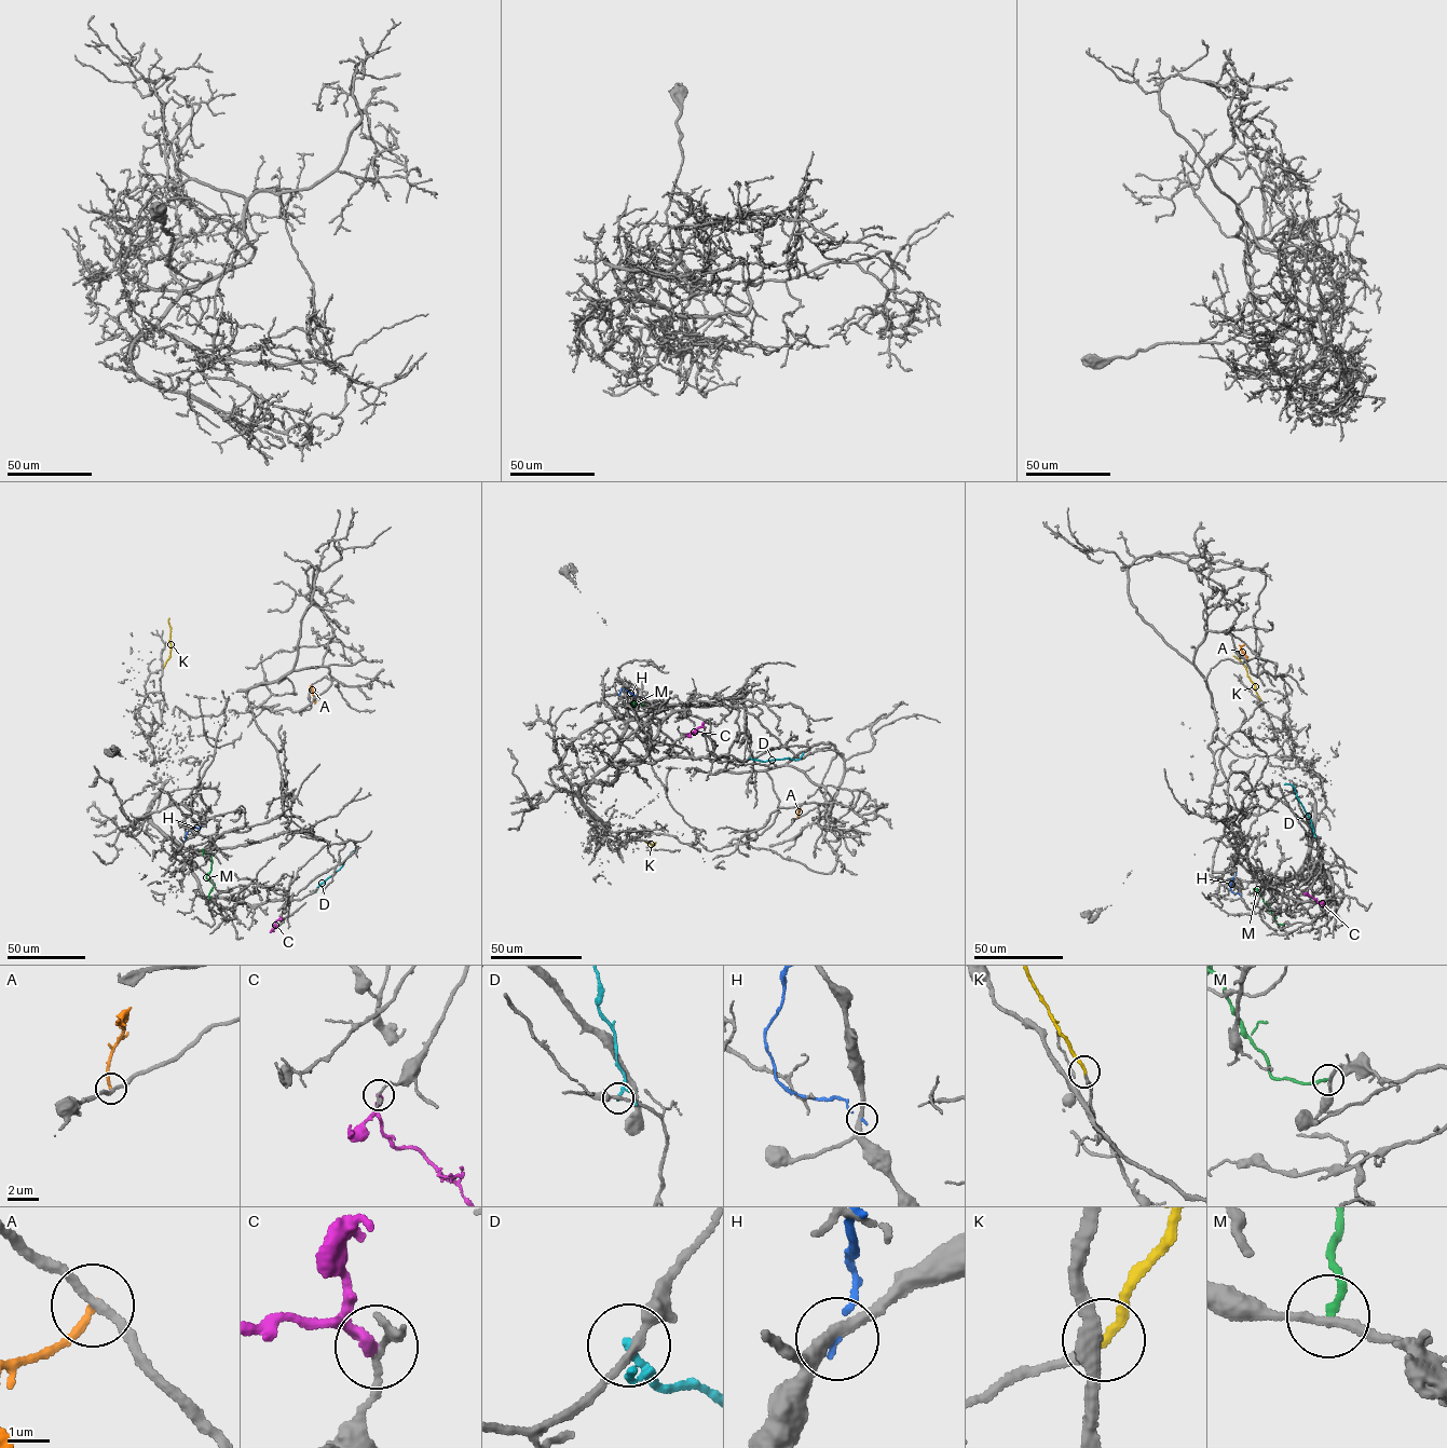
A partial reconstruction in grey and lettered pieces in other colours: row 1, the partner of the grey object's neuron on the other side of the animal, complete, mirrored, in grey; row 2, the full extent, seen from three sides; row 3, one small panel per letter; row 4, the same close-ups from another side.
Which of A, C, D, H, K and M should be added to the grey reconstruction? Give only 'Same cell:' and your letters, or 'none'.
Same cell: K

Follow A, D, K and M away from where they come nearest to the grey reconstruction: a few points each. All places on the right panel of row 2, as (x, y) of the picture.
A: (1244, 643), (1240, 649), (1246, 659)
D: (1313, 836), (1310, 819), (1294, 787), (1284, 784)
K: (1261, 702), (1246, 667), (1233, 656)
M: (1283, 924), (1277, 923), (1263, 897), (1253, 888)

